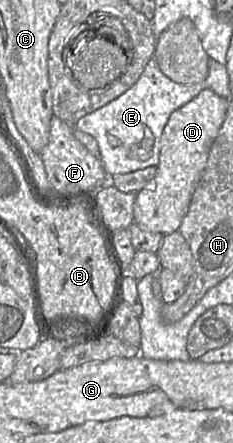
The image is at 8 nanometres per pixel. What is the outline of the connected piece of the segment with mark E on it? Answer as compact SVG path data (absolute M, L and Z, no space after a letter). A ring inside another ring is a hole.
M153 56L130 89L117 99L79 119L74 128L96 139L101 162L109 177L157 166L161 136L172 112L184 106L205 89L210 89L217 94L213 88L204 85L211 81L211 70L213 66L208 65L208 76L205 80L183 85L166 77Z

